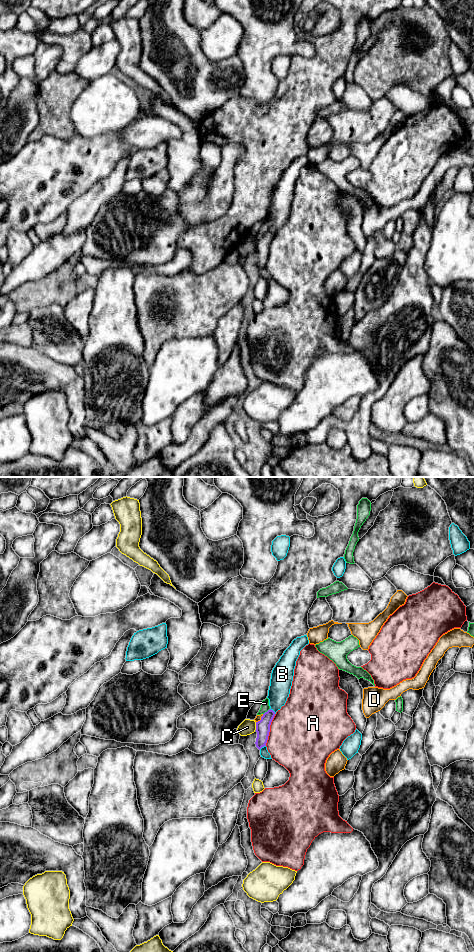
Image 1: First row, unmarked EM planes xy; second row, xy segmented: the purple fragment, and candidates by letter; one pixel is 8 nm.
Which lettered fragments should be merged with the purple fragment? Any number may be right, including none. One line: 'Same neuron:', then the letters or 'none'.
Same neuron: none

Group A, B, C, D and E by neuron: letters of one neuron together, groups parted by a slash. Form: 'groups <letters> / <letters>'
groups A / B / C / D / E

